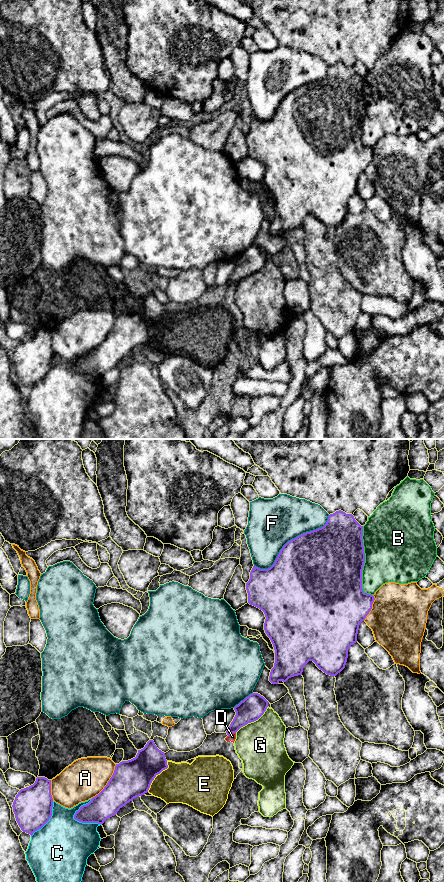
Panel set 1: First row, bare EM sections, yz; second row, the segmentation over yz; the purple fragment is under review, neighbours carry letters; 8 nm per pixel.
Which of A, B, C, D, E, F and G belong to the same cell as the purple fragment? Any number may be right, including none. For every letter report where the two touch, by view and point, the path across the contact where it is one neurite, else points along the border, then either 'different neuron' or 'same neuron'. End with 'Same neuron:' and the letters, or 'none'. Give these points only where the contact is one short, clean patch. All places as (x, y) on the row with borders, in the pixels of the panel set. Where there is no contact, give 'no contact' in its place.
A: yz (108, 782) | different neuron
B: yz (364, 562) | different neuron
C: yz (86, 822) | different neuron
D: yz (231, 732) | along yz (235, 732), (228, 736) | different neuron
E: yz (157, 774) | different neuron
F: yz (290, 540) | different neuron
G: yz (252, 721) | different neuron
Same neuron: none

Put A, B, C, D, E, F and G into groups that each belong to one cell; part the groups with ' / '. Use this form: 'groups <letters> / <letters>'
groups A / B / C / D E / F / G

